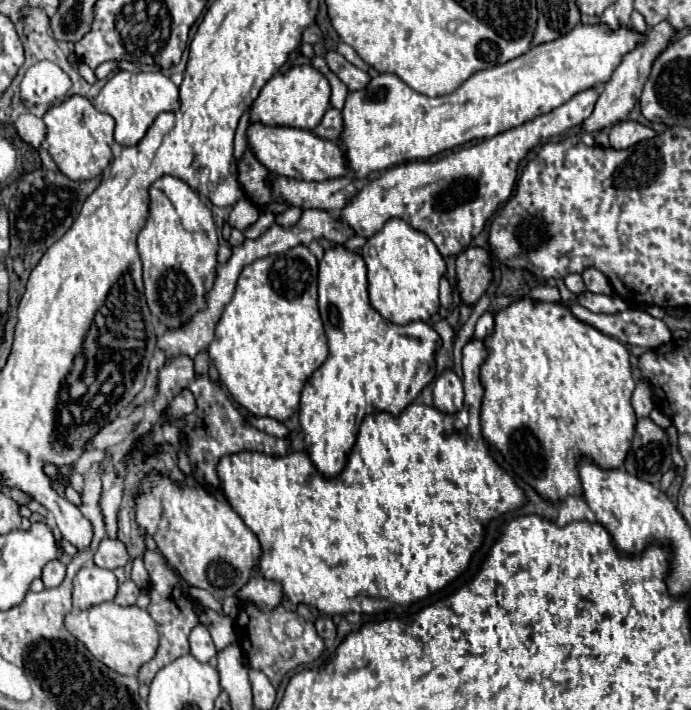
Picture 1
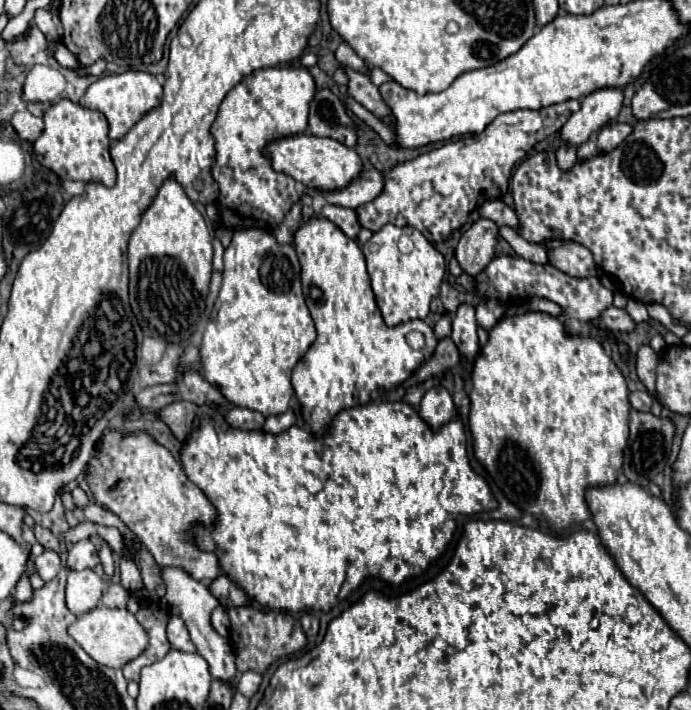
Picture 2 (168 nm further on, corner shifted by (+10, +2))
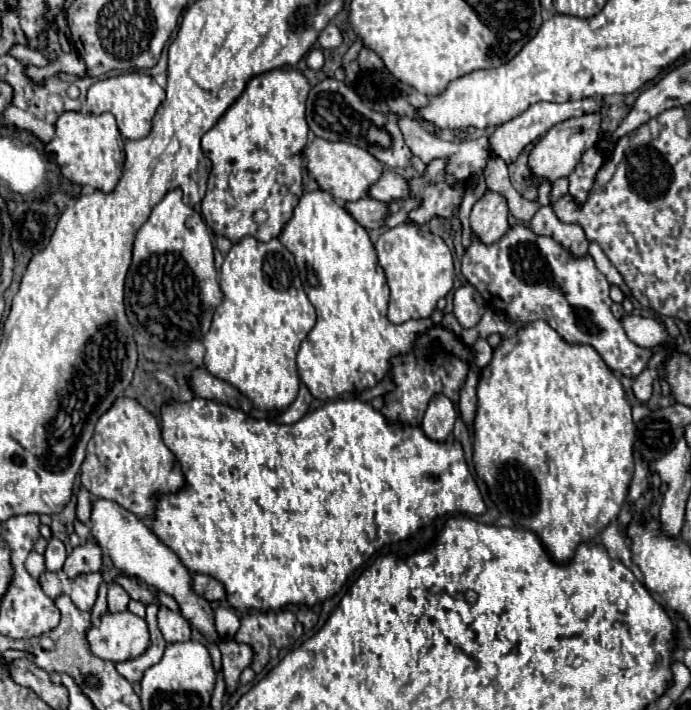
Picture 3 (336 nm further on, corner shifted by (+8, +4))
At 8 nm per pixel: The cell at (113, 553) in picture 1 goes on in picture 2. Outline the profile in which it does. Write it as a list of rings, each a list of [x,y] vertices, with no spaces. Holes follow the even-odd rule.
[[[90,539],[78,541],[72,545],[72,549],[68,551],[68,559],[66,565],[74,571],[82,571],[82,569],[94,569],[98,565],[98,549],[94,547],[94,543]]]

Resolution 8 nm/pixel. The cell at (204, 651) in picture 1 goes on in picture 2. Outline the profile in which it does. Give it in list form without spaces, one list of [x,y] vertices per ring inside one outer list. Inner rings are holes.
[[[172,615],[170,621],[168,621],[168,627],[166,627],[166,635],[168,635],[168,641],[174,649],[180,649],[180,651],[196,651],[194,649],[194,643],[190,643],[190,635],[186,631],[186,625],[182,623],[180,617]]]

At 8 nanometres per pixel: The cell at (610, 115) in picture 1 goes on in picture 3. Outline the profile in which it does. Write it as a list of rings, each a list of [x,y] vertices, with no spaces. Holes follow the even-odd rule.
[[[596,111],[596,113],[586,113],[582,117],[572,117],[572,119],[566,119],[558,125],[554,125],[536,145],[534,149],[530,151],[530,169],[532,173],[540,175],[540,177],[546,177],[550,181],[556,181],[558,177],[566,177],[572,173],[572,169],[576,167],[576,163],[580,161],[580,157],[598,143],[600,135],[602,135],[602,129],[600,129],[600,123],[602,123],[602,117],[604,113],[602,111]]]

